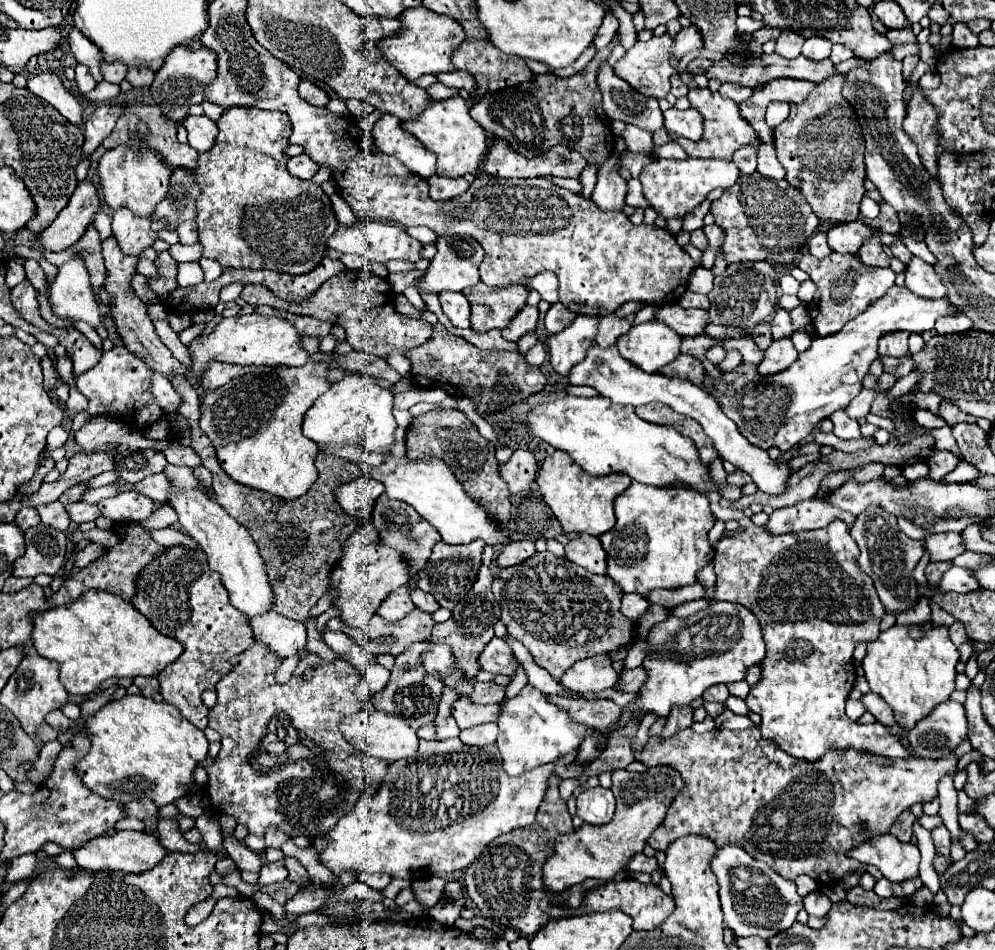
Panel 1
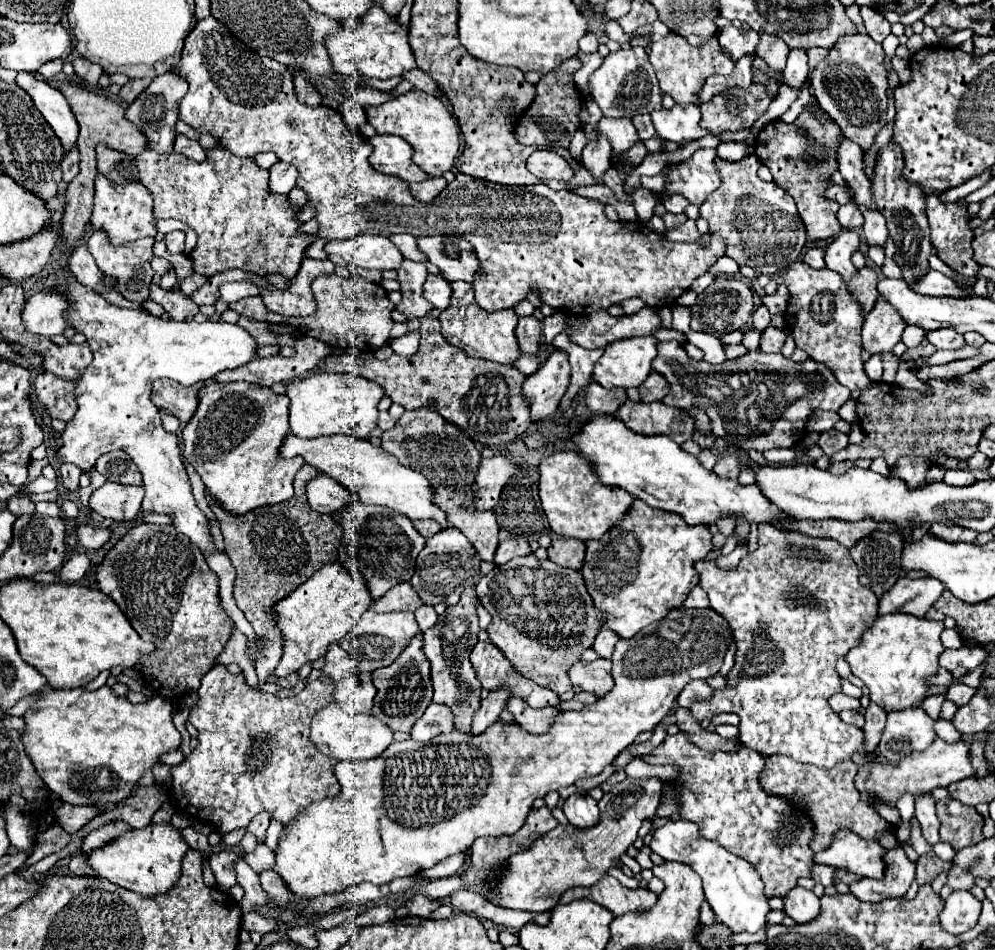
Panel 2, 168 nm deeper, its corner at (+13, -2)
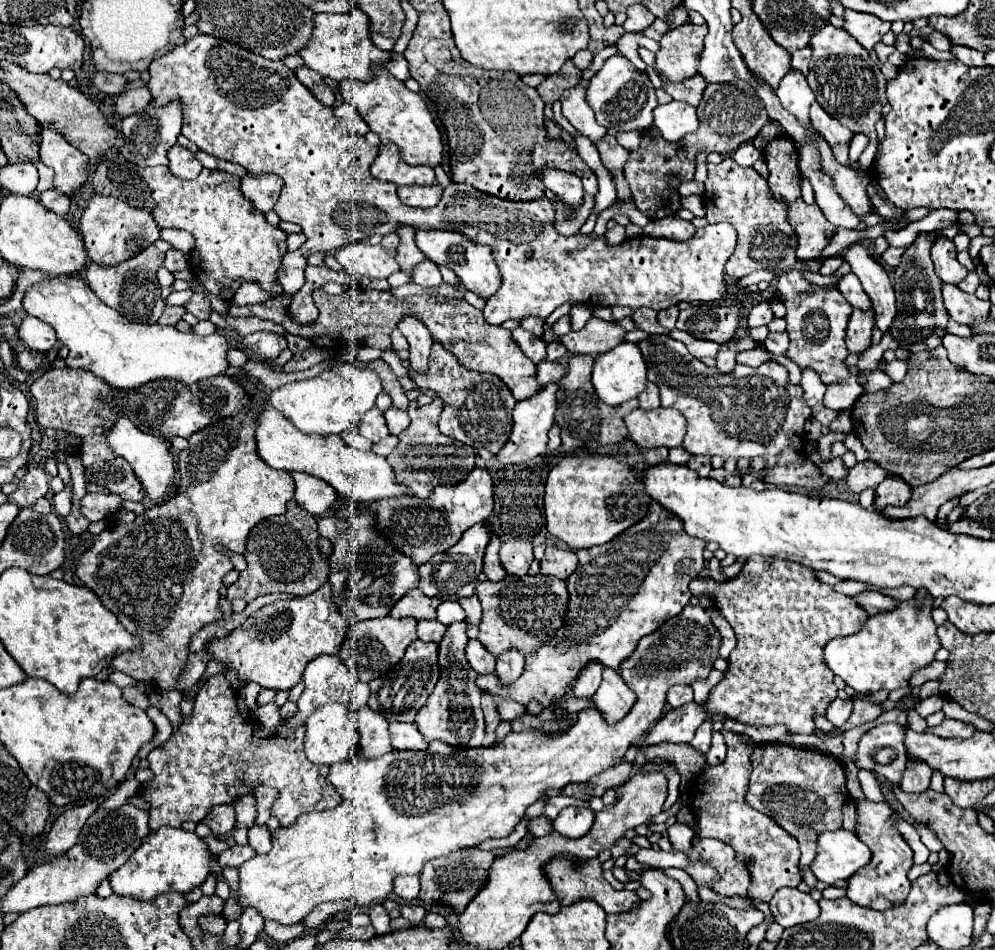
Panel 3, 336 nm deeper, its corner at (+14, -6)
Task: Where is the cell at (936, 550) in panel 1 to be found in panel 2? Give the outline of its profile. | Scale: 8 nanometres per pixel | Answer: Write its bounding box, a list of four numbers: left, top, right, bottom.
[930,523,978,543]

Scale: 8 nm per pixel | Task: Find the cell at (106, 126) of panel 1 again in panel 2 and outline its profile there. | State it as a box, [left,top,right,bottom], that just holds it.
[60,149,78,183]

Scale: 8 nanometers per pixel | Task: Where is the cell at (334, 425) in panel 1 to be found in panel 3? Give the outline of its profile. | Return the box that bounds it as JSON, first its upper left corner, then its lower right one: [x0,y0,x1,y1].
[269,363,381,435]

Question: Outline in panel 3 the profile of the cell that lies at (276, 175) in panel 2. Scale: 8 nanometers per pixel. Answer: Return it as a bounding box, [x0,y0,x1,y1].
[241,175,281,213]

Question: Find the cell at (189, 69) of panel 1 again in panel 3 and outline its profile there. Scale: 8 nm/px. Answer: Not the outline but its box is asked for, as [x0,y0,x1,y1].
[121,99,181,167]

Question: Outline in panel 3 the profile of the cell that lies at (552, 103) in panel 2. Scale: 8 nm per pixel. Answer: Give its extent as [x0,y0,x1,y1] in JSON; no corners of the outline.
[537,59,581,105]

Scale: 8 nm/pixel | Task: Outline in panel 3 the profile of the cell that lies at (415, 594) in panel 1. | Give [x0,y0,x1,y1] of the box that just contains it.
[417,619,445,643]

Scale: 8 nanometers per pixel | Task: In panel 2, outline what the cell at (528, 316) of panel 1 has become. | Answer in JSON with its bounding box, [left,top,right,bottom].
[516,317,542,355]

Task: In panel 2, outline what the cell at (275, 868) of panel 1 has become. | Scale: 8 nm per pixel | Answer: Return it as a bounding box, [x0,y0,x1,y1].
[244,843,274,873]

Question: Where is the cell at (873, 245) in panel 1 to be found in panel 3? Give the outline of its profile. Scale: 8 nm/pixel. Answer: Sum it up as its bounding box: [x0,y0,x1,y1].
[847,309,873,353]

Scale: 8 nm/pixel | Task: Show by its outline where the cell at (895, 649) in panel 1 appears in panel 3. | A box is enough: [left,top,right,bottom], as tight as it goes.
[823,597,941,695]

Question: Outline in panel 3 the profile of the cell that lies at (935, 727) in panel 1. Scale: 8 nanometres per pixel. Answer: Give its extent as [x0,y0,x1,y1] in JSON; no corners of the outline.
[855,723,907,787]

